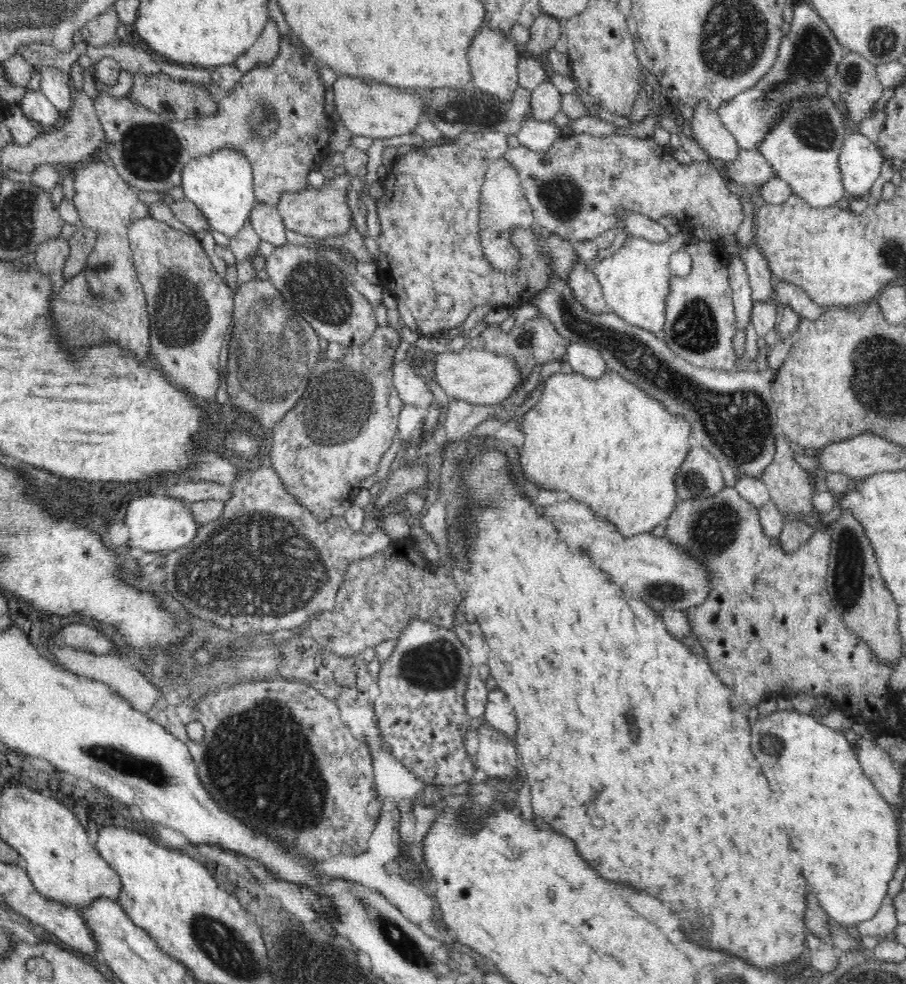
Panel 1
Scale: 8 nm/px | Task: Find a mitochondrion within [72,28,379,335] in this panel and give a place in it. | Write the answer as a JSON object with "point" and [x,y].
{"point":[151,152]}

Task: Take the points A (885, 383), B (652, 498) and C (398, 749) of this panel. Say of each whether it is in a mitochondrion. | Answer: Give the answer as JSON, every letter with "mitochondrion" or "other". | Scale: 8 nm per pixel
{"A":"mitochondrion","B":"other","C":"other"}

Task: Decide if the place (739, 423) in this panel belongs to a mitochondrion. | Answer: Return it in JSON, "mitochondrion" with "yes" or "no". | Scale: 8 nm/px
{"mitochondrion":"yes"}

